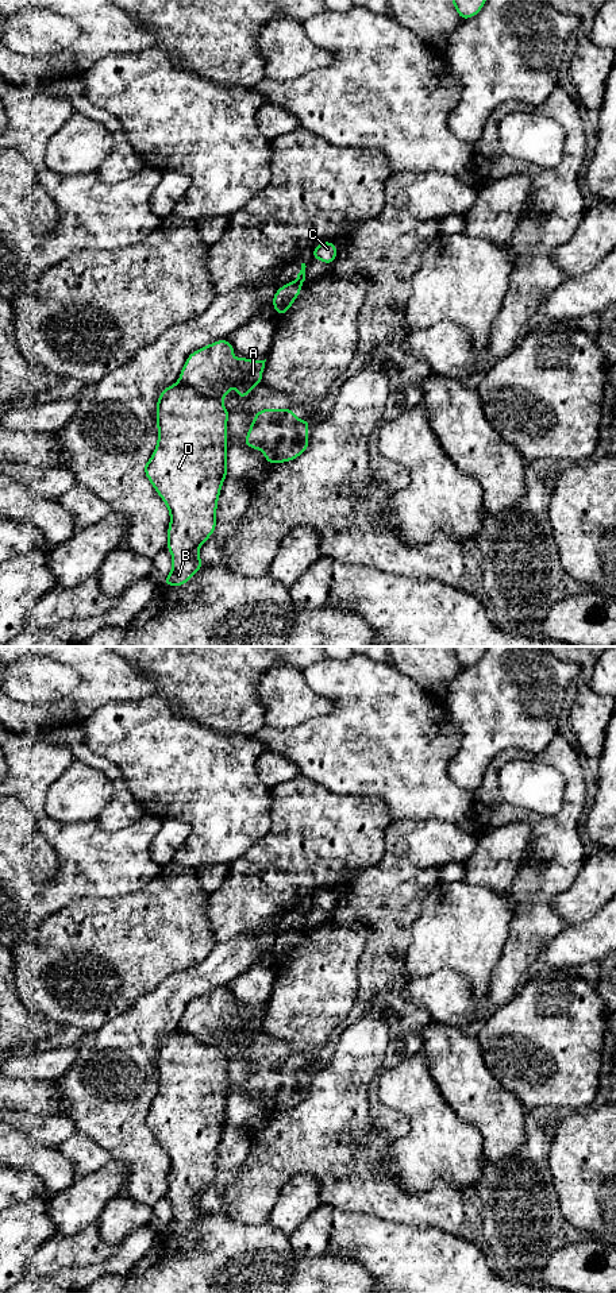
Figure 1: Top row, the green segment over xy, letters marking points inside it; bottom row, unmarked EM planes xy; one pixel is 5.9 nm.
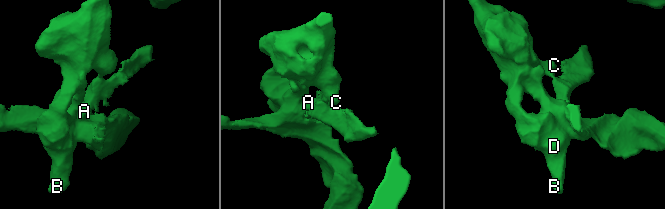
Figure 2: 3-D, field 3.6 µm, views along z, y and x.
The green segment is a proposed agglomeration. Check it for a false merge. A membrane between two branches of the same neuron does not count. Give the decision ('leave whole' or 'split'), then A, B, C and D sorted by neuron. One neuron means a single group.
split; groups A / B C D

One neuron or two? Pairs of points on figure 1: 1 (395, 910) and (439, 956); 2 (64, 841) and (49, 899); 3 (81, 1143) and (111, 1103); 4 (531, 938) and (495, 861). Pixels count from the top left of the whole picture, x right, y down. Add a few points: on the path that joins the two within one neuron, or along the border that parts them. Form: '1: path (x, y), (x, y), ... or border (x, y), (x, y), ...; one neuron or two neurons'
1: border (424, 898), (404, 958); two neurons
2: path (69, 856), (69, 879), (64, 884); one neuron
3: border (76, 1129), (91, 1137), (111, 1156); two neurons
4: border (523, 861), (508, 891); two neurons

